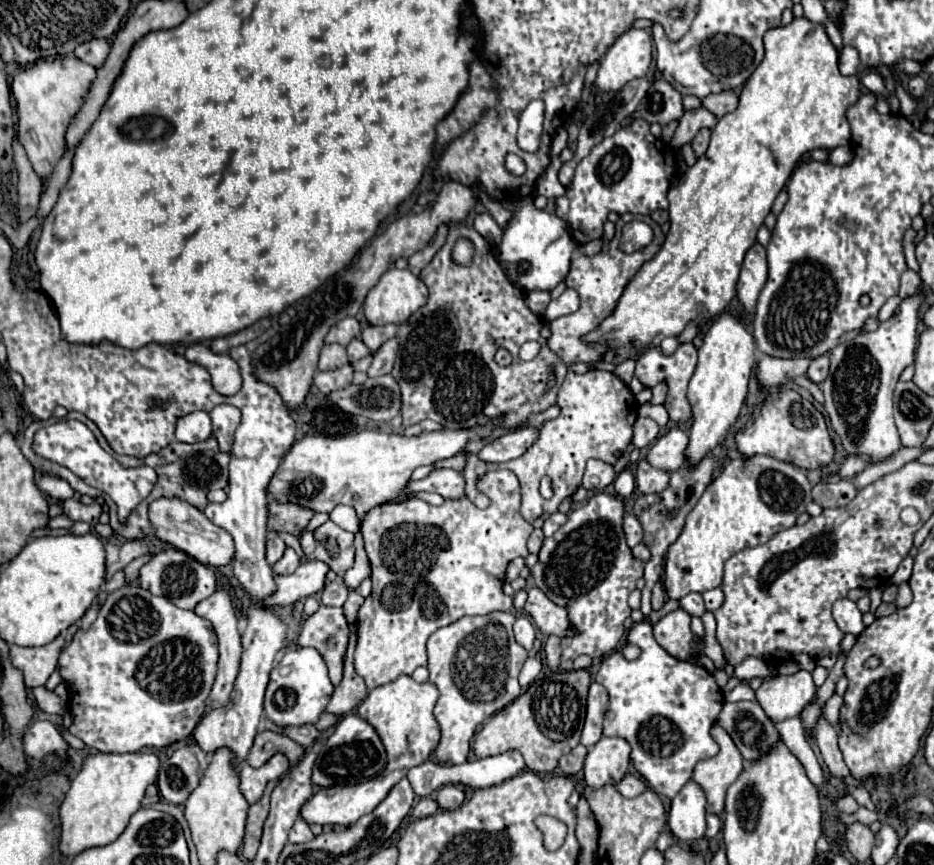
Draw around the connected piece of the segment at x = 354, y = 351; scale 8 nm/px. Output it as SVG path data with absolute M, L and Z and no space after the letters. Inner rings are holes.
M352 339L346 349L348 349L348 359L352 363L358 361L358 359L362 359L362 357L366 357L366 355L370 355L370 349L362 343L362 339Z

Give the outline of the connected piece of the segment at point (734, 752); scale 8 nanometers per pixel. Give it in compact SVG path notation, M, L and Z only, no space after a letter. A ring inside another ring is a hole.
M714 725L710 729L710 735L718 743L720 753L716 757L698 761L696 767L694 767L692 779L706 793L706 799L708 799L706 811L714 813L714 815L720 815L724 811L726 789L740 775L740 771L744 767L744 759L742 759L738 747L734 745L734 741L730 739L730 735L720 725Z

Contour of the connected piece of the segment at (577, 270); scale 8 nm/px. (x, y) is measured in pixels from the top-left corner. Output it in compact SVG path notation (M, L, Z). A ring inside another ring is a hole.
M625 213L620 216L619 220L615 223L615 235L613 239L608 243L608 251L600 251L592 257L586 257L586 255L580 255L572 261L570 265L570 273L566 277L566 285L570 289L574 289L578 295L580 295L580 309L572 315L566 315L566 317L558 317L552 321L552 335L548 339L548 347L566 363L566 367L570 367L572 363L594 363L600 359L600 355L606 351L606 347L602 345L588 345L588 343L582 343L580 337L592 329L596 329L616 307L618 303L618 297L622 295L624 287L630 283L630 279L638 273L638 269L644 265L644 261L650 261L660 245L664 243L664 233L660 231L660 225L654 223L649 215L634 215L631 213ZM641 220L644 223L648 223L652 229L654 229L654 241L644 247L642 251L636 251L632 255L626 255L622 253L619 247L619 242L622 237L622 229L624 225L633 221Z

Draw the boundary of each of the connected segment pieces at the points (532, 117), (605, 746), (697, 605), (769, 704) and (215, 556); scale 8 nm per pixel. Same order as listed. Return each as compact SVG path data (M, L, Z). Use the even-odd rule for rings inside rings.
M530 101L528 107L520 115L520 129L518 129L518 145L522 151L536 151L540 145L542 135L542 119L544 119L544 103Z
M602 737L588 749L584 759L584 781L588 787L618 783L630 765L630 745L622 737Z
M688 593L688 595L684 595L678 603L680 603L680 607L682 607L686 613L690 613L692 617L702 617L704 611L706 611L700 593Z
M800 669L794 675L774 675L756 691L760 707L772 721L800 717L802 709L814 699L814 695L816 685L806 669Z
M162 497L150 505L148 515L150 515L150 525L154 527L154 533L160 541L176 547L178 551L184 551L186 555L190 555L210 567L222 567L222 565L230 563L230 559L234 555L234 541L230 539L230 535L226 531L212 525L206 519L206 515L202 511L198 511L194 505L190 505L178 497L172 497L172 499Z

